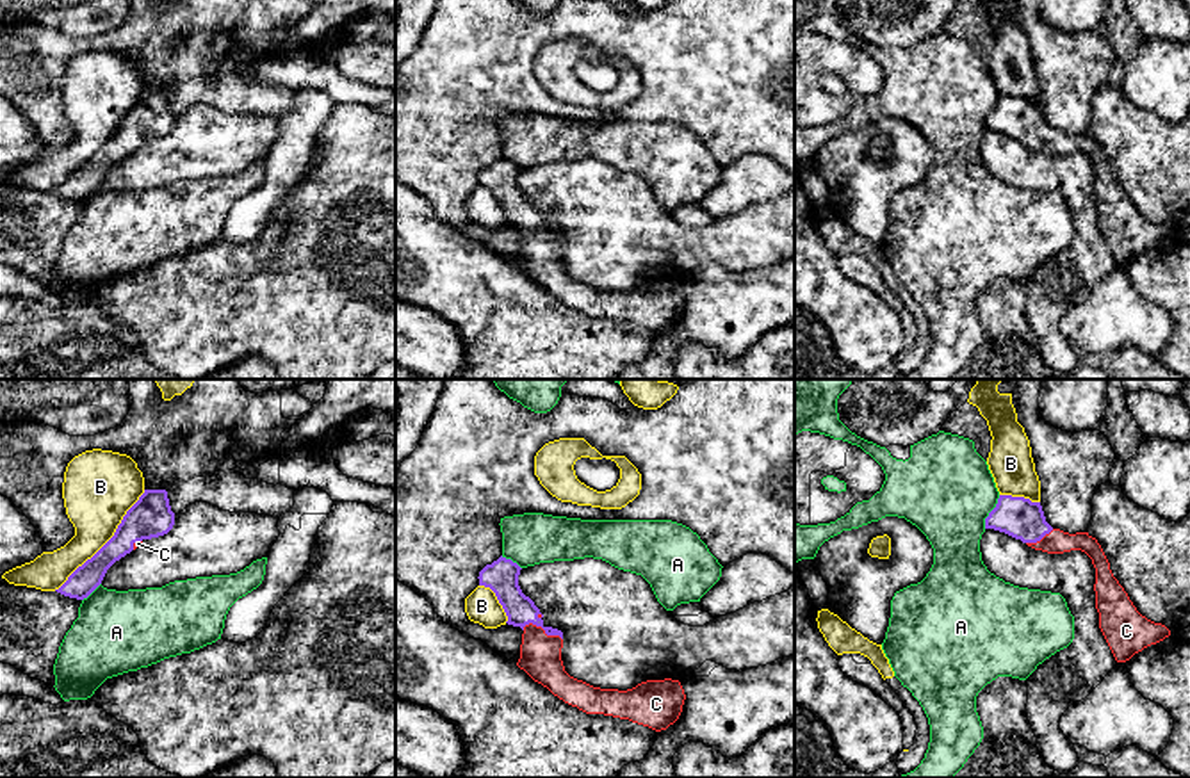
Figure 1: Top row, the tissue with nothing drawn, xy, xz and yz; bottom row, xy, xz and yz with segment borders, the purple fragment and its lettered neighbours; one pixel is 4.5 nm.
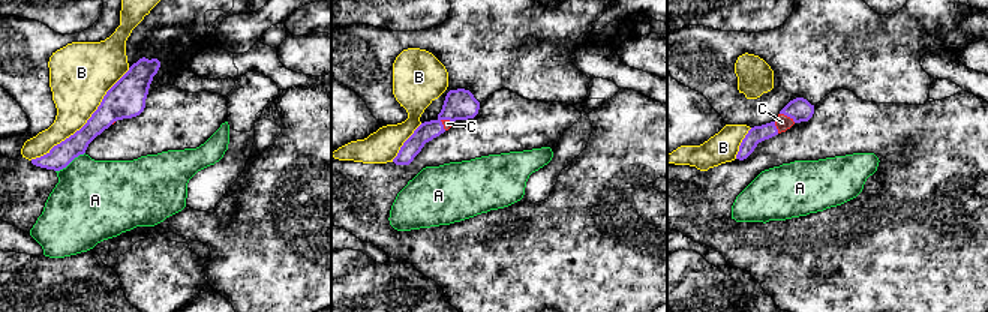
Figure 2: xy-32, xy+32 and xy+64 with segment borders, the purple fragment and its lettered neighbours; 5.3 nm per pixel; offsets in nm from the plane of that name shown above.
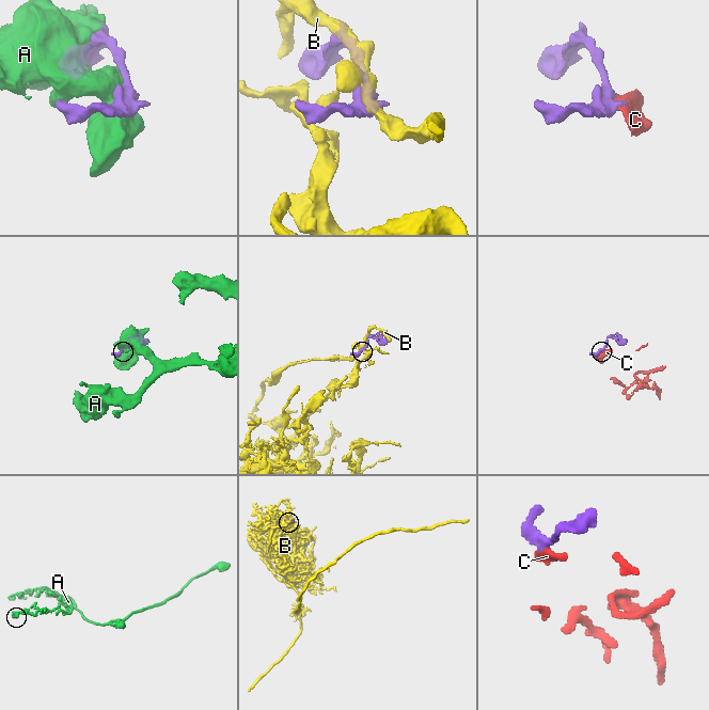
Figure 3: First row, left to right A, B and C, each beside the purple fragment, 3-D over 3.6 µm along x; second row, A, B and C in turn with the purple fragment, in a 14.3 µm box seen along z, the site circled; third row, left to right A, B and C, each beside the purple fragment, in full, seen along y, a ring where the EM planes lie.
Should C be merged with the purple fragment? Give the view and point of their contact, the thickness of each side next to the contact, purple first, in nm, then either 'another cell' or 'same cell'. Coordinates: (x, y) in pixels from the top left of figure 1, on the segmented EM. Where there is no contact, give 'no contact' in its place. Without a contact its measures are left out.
meets purple in xz at (542, 627); 140 nm thick on the purple side, 190 nm on the other; same cell

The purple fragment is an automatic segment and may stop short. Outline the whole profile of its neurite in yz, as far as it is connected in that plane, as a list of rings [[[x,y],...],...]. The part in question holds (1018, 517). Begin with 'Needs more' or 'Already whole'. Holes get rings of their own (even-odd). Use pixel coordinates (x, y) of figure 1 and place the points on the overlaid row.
Needs more. [[[999,495],[996,507],[985,518],[985,529],[1005,532],[1047,554],[1081,550],[1092,559],[1099,628],[1117,662],[1126,662],[1135,653],[1170,636],[1165,625],[1154,623],[1137,611],[1124,588],[1113,577],[1097,539],[1088,532],[1069,534],[1053,529],[1046,522],[1040,502]]]

